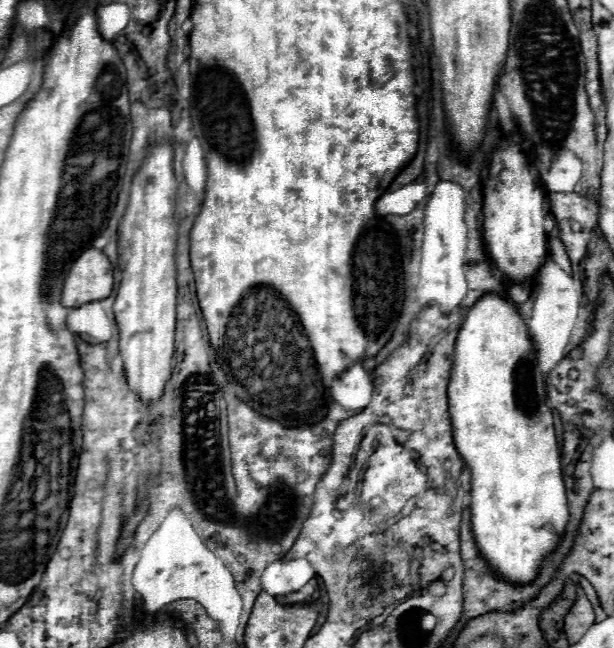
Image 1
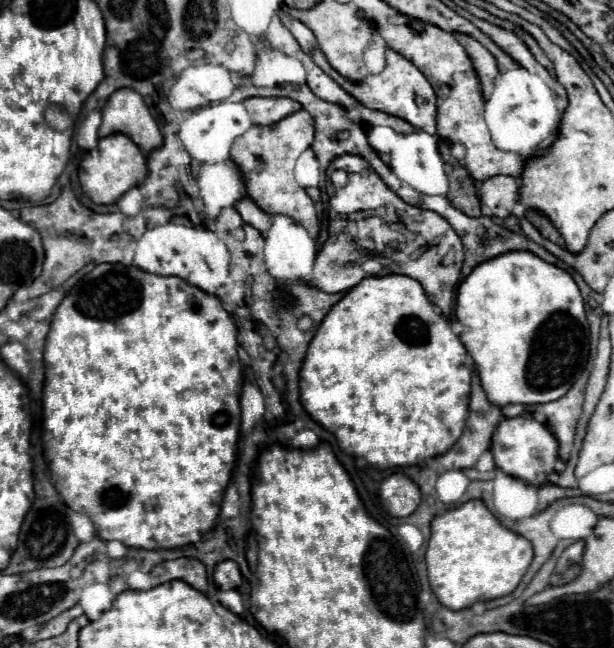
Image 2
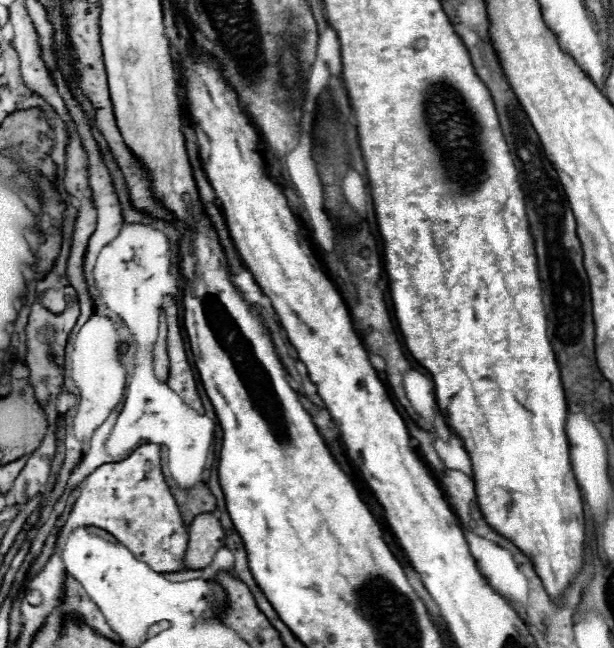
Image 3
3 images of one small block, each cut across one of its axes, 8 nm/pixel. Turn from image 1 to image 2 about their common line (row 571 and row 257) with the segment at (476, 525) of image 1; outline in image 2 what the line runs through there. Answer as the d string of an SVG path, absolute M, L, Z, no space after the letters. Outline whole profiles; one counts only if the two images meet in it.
M516 250L516 252L506 252L506 254L500 254L492 260L486 260L484 264L478 264L466 278L464 282L460 284L458 288L458 298L456 298L456 316L458 316L458 322L464 326L464 332L460 336L462 344L466 346L466 350L470 352L470 356L474 358L474 364L478 366L478 376L482 380L482 388L488 396L488 400L496 406L504 406L504 404L544 404L544 402L552 402L560 396L564 396L568 392L568 388L574 384L574 380L578 378L578 374L582 372L584 368L584 358L586 358L586 352L588 352L588 340L590 340L590 330L588 330L588 320L586 320L586 312L584 312L584 300L580 296L580 290L574 282L574 278L554 266L554 264L548 264L544 260L540 260L536 254L532 252L526 252L526 250Z

